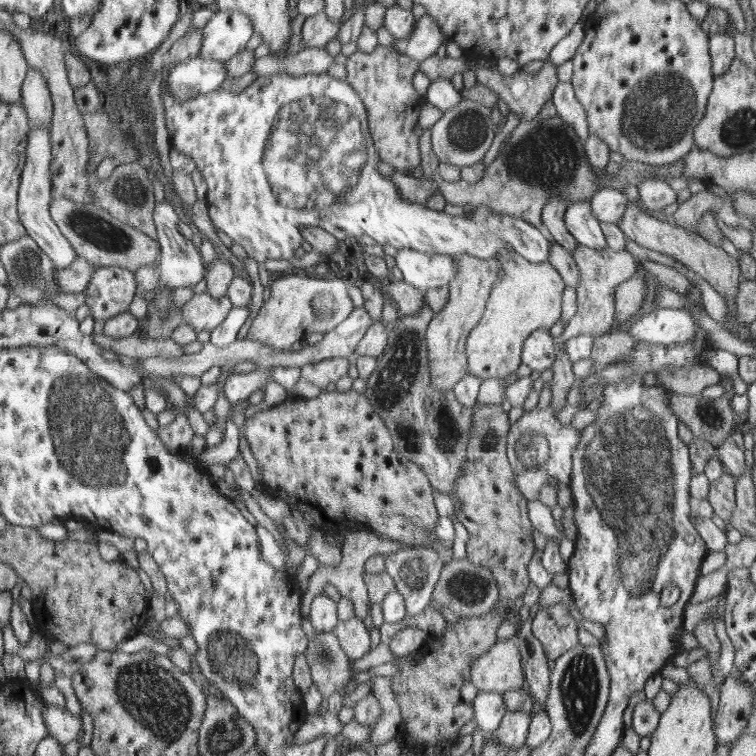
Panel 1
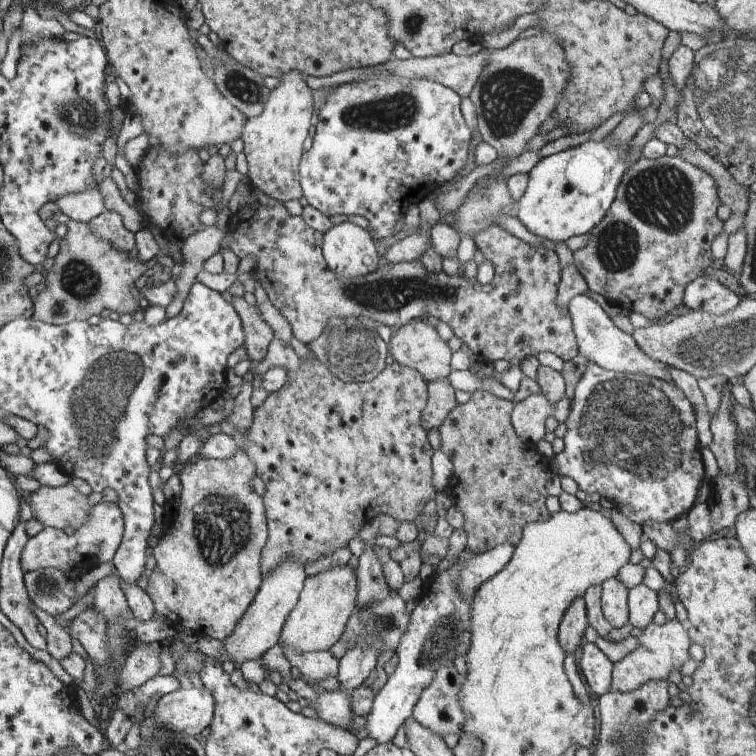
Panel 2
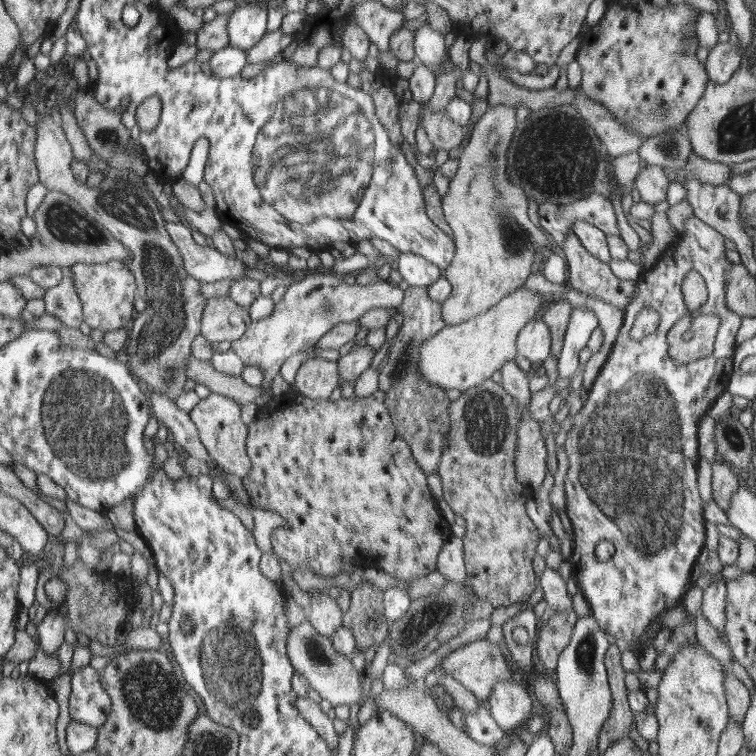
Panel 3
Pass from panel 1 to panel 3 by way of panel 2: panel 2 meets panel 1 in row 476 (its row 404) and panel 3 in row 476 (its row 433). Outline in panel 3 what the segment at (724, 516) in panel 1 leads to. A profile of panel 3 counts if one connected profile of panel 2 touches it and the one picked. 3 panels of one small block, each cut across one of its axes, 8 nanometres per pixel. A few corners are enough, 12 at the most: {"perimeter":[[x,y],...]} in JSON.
{"perimeter":[[712,465],[713,502],[724,512],[743,485],[730,466]]}

